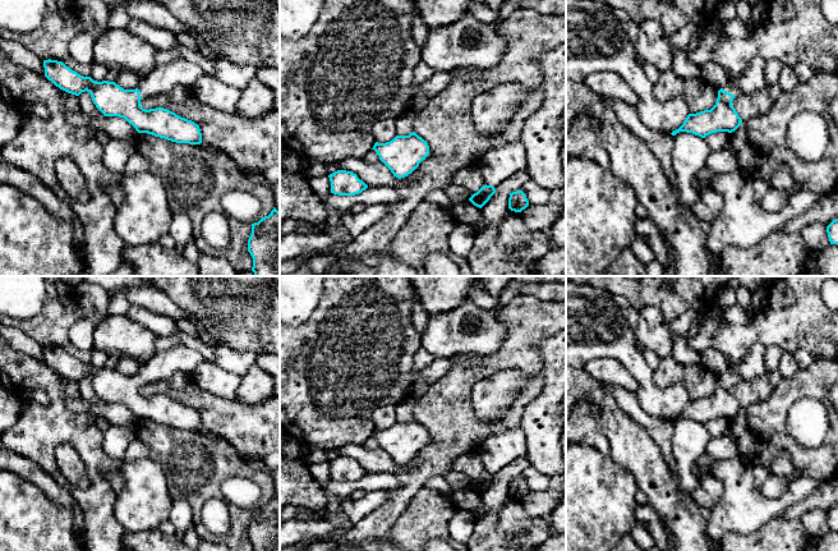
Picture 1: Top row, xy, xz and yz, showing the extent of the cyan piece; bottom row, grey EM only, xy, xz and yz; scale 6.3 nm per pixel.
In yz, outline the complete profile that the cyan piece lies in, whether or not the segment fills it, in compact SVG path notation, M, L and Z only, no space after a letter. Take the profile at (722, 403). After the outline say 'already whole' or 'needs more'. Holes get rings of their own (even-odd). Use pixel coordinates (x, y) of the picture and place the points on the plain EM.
M732 367L718 377L715 391L710 396L689 400L683 410L671 421L680 418L692 419L701 424L717 418L735 418L742 409L736 395L732 392L735 384L740 381L738 375Z | needs more

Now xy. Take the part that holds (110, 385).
M184 344L157 352L141 364L135 376L124 376L115 368L97 368L91 363L83 363L57 346L43 346L43 354L45 363L56 373L75 382L89 378L93 390L105 403L124 404L138 419L148 419L176 430L202 430L199 412L194 408L164 394L146 396L141 392L142 385L167 380L178 372L193 376L203 357Z | needs more

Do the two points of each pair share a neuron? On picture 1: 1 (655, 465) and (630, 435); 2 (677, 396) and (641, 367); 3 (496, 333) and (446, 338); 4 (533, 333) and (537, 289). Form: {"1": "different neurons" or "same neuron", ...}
{"1": "same neuron", "2": "same neuron", "3": "same neuron", "4": "different neurons"}

